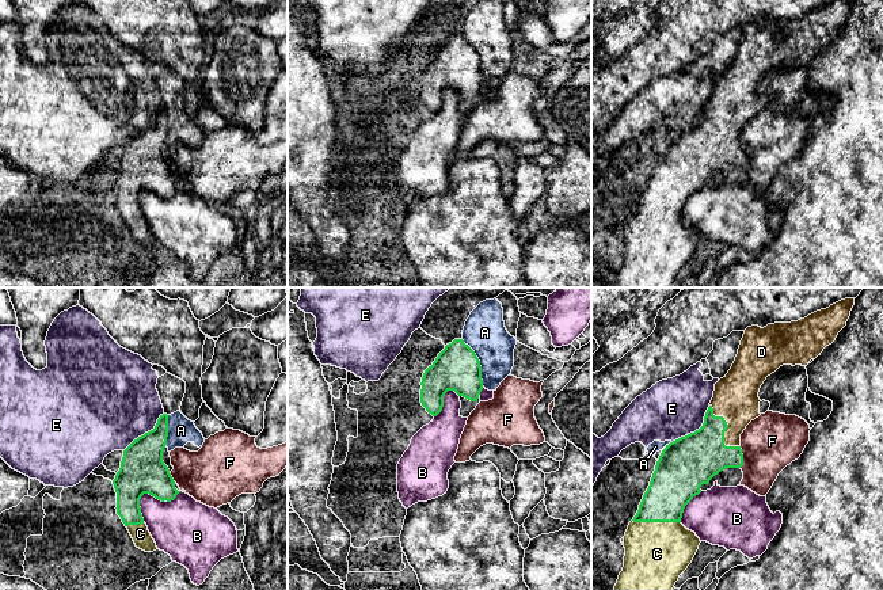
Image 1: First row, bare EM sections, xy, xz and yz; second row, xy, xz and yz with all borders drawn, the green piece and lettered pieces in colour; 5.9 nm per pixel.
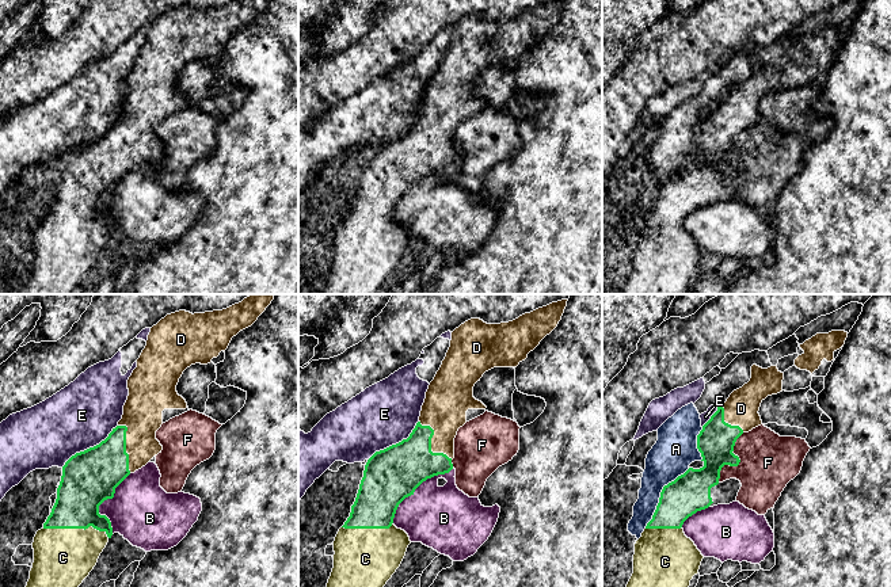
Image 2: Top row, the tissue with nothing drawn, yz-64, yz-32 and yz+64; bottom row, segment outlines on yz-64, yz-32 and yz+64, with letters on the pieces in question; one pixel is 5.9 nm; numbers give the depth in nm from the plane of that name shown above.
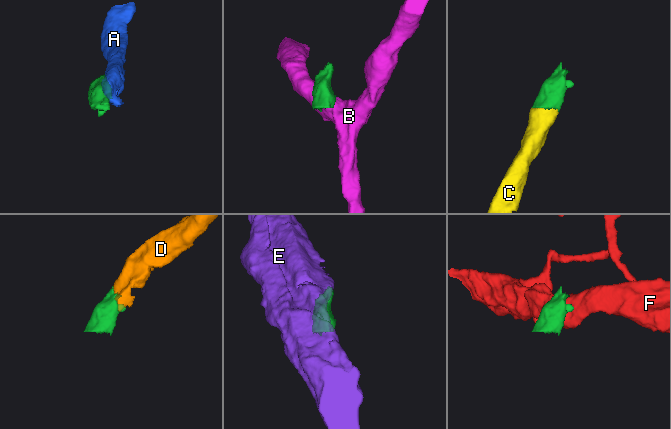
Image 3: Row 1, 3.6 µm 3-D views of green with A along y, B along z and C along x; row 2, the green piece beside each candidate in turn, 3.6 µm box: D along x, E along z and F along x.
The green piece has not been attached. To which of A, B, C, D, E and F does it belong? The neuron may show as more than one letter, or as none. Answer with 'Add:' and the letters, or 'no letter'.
Add: C, D

